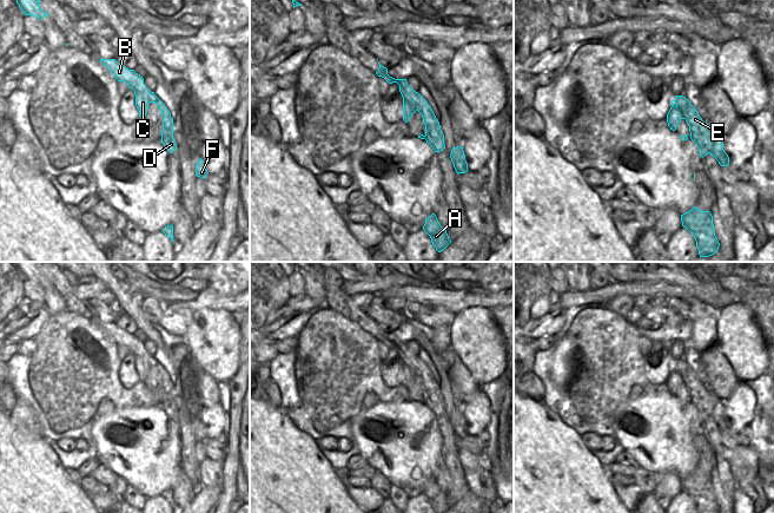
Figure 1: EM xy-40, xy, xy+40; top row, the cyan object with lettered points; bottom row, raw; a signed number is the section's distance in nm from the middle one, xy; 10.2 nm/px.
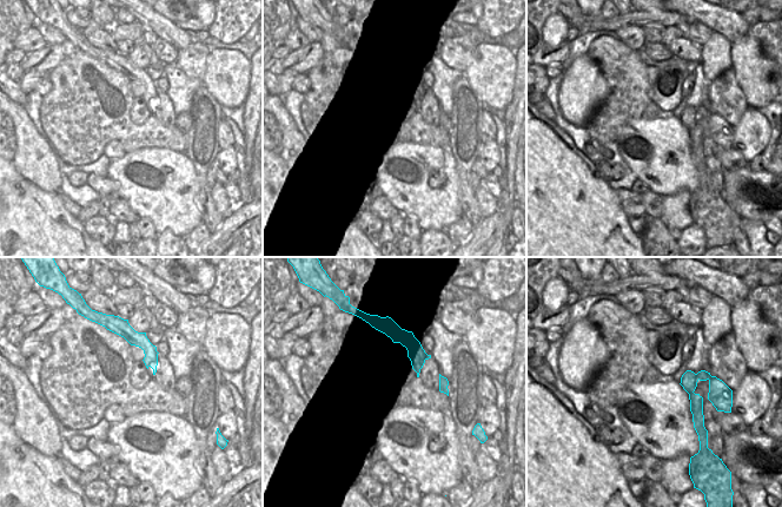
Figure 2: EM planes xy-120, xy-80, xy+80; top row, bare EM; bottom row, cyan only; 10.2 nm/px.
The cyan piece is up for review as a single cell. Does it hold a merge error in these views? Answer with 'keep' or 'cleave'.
cleave

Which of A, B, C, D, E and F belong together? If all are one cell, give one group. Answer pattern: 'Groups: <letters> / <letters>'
Groups: A B C / D E F

